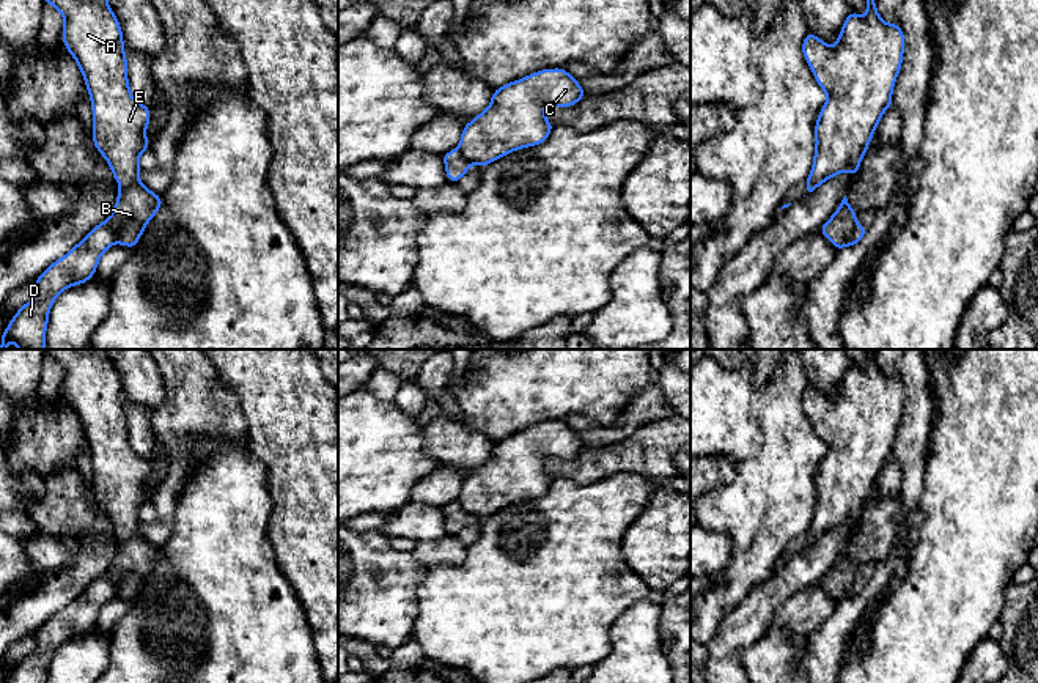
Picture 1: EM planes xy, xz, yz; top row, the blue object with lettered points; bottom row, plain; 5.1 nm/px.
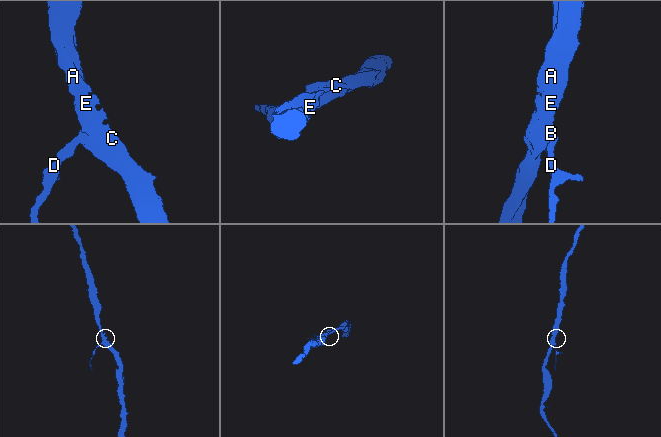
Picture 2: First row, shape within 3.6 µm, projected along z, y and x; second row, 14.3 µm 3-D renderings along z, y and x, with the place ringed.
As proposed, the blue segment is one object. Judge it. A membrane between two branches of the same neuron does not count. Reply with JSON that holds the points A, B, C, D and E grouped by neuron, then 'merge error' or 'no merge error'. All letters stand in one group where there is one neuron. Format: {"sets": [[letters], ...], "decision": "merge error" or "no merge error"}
{"sets": [["A", "B", "C", "E"], ["D"]], "decision": "merge error"}

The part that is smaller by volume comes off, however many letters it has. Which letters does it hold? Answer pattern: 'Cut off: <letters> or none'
Cut off: D

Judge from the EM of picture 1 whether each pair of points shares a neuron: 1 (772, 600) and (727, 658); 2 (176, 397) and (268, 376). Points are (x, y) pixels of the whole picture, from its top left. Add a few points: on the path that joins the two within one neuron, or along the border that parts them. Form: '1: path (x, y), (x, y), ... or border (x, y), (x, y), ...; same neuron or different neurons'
1: path (758, 612), (727, 644); same neuron
2: border (211, 365), (238, 397), (244, 419); different neurons

